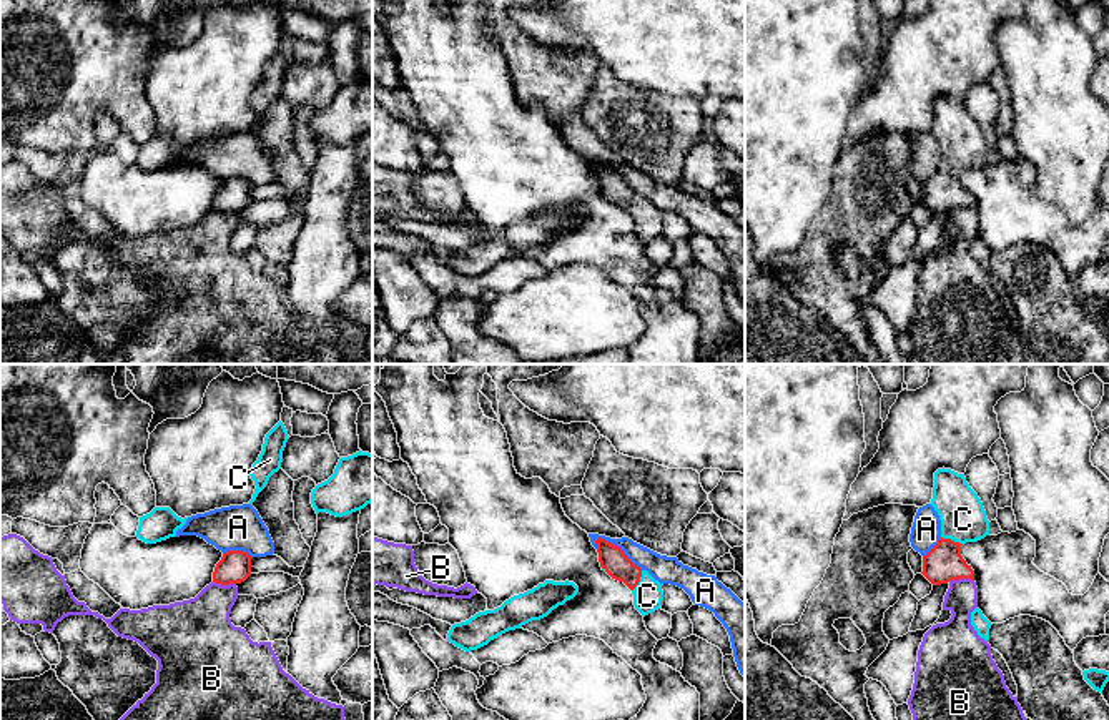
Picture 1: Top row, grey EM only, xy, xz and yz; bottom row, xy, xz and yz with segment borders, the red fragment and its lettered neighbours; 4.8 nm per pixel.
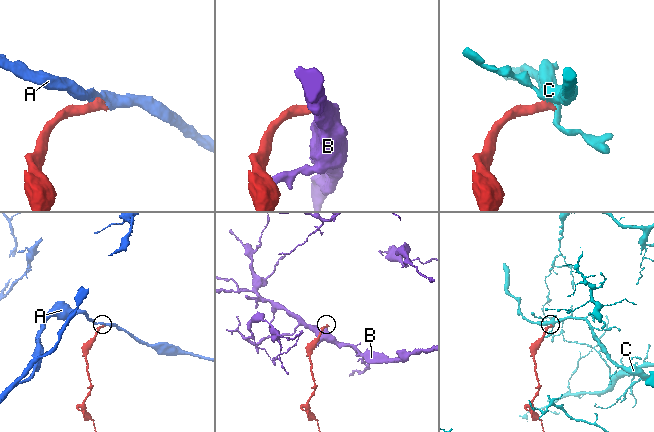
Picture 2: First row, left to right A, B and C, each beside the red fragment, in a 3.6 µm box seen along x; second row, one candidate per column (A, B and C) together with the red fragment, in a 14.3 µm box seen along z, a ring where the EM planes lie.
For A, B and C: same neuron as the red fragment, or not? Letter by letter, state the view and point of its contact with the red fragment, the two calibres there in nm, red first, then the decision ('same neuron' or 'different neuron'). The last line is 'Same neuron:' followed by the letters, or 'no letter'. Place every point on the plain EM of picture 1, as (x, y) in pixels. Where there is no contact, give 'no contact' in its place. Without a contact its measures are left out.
A: contact xz (619, 175); calibres 120 and 130 nm; different neuron
B: contact yz (961, 205); calibres 180 and 160 nm; different neuron
C: contact yz (951, 168); calibres 180 and 220 nm; same neuron
Same neuron: C

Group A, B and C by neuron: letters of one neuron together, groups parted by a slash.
A / B / C

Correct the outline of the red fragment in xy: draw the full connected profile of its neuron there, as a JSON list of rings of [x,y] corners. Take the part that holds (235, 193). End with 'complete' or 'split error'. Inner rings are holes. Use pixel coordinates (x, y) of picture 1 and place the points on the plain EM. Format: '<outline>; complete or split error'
[[[228,178],[216,191],[213,210],[221,213],[241,211],[251,203],[251,183],[243,178]]]; complete

